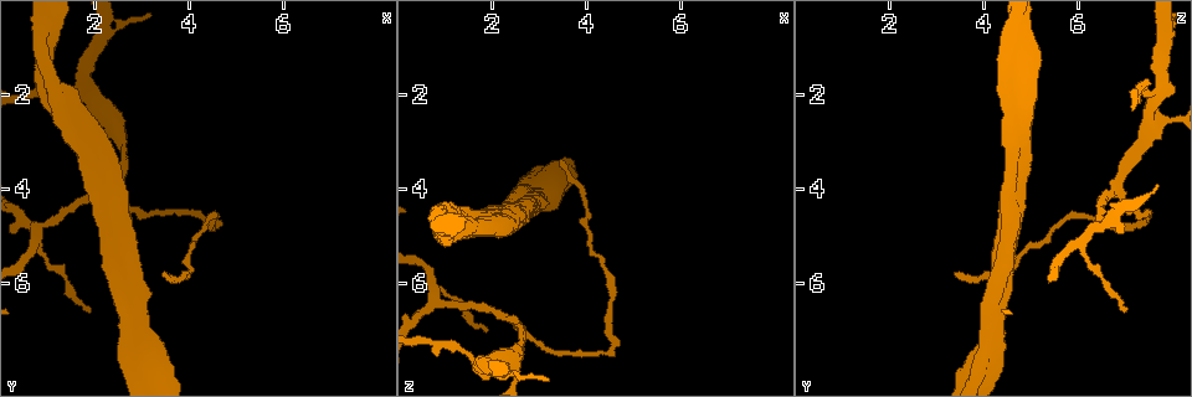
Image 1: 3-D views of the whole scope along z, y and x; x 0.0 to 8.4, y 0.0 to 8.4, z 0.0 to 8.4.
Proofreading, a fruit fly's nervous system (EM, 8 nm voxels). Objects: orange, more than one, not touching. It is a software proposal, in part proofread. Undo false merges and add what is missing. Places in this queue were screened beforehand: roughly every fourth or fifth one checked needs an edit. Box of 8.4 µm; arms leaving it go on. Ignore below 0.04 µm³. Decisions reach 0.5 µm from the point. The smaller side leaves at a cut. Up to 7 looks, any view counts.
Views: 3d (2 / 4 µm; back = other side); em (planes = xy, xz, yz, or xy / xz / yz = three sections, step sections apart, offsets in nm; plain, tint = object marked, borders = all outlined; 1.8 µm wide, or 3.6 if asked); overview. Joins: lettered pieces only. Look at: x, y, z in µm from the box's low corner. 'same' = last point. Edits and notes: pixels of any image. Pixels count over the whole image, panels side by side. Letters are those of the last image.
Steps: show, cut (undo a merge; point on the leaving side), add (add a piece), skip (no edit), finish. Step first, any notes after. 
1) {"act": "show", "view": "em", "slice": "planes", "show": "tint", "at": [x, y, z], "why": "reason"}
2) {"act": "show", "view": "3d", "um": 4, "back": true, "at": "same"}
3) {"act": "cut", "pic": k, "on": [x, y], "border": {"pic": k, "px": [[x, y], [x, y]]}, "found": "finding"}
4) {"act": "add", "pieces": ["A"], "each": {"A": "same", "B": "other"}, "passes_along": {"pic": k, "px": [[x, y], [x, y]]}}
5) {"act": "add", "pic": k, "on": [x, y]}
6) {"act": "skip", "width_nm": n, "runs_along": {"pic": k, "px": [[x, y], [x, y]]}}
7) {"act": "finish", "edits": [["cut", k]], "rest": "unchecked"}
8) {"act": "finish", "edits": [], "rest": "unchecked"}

{"act": "show", "view": "em", "slice": "planes", "show": "borders", "at": [1.15, 2.20, 4.85]}

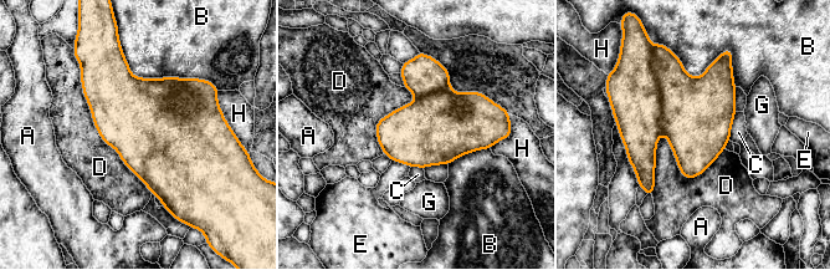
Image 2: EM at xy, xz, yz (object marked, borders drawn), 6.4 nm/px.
{"act": "skip", "each": {"A": "other", "B": "other", "C": "other", "D": "other", "E": "other", "G": "other", "H": "other"}, "border": {"pic": 2, "px": [[725, 148], [651, 194]]}, "found": "all the same neuron"}

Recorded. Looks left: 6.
{"act": "show", "view": "em", "slice": "xz", "step": 4, "show": "tint", "at": [0.90, 4.70, 6.40], "why": "branch point"}

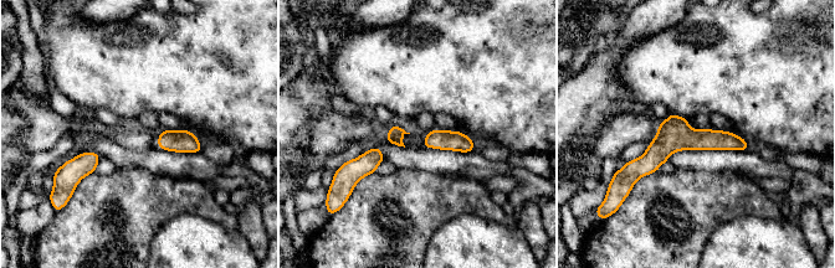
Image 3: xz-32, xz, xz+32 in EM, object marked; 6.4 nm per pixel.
{"act": "show", "view": "em", "slice": "planes", "show": "borders", "at": "same"}

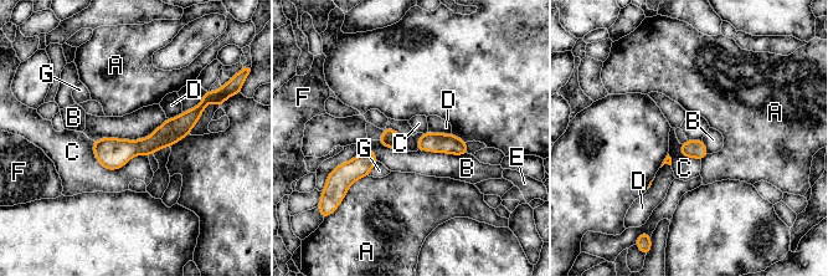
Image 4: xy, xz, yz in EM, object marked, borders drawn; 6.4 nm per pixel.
{"act": "skip", "longest_contact_nm": ["C", 380], "each": {"A": "other", "B": "other", "C": "other", "D": "other", "E": "other", "F": "other", "G": "other"}, "found": "one neuron here"}

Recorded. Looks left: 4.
{"act": "show", "view": "em", "slice": "xz", "step": 8, "show": "tint", "at": [4.45, 4.65, 7.50], "why": "abrupt turn"}

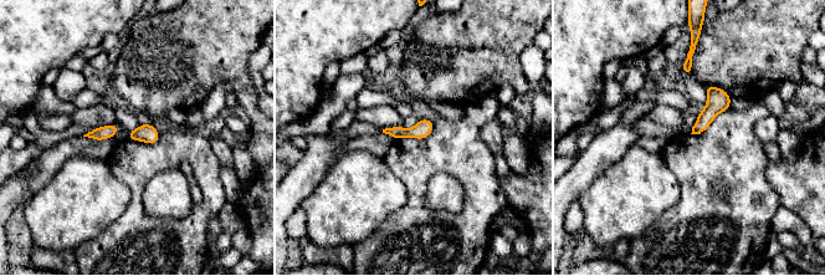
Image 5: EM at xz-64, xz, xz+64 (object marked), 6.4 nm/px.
{"act": "show", "view": "em", "slice": "planes", "show": "borders", "at": "same", "why": "cut it another way"}

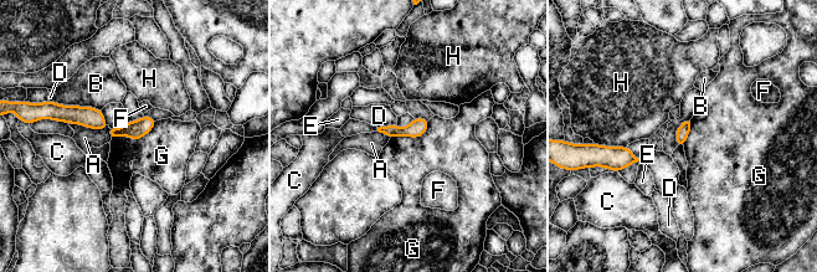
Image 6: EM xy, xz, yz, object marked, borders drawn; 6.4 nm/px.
{"act": "skip", "each": {"A": "other", "B": "other", "C": "other", "D": "other", "E": "other", "F": "other", "G": "other", "H": "other"}, "runs_along": {"pic": 6, "px": [[58, 117], [112, 131], [152, 122]]}, "found": "continuous, no second neuron"}

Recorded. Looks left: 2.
{"act": "finish", "edits": [], "rest": "unchecked"}

